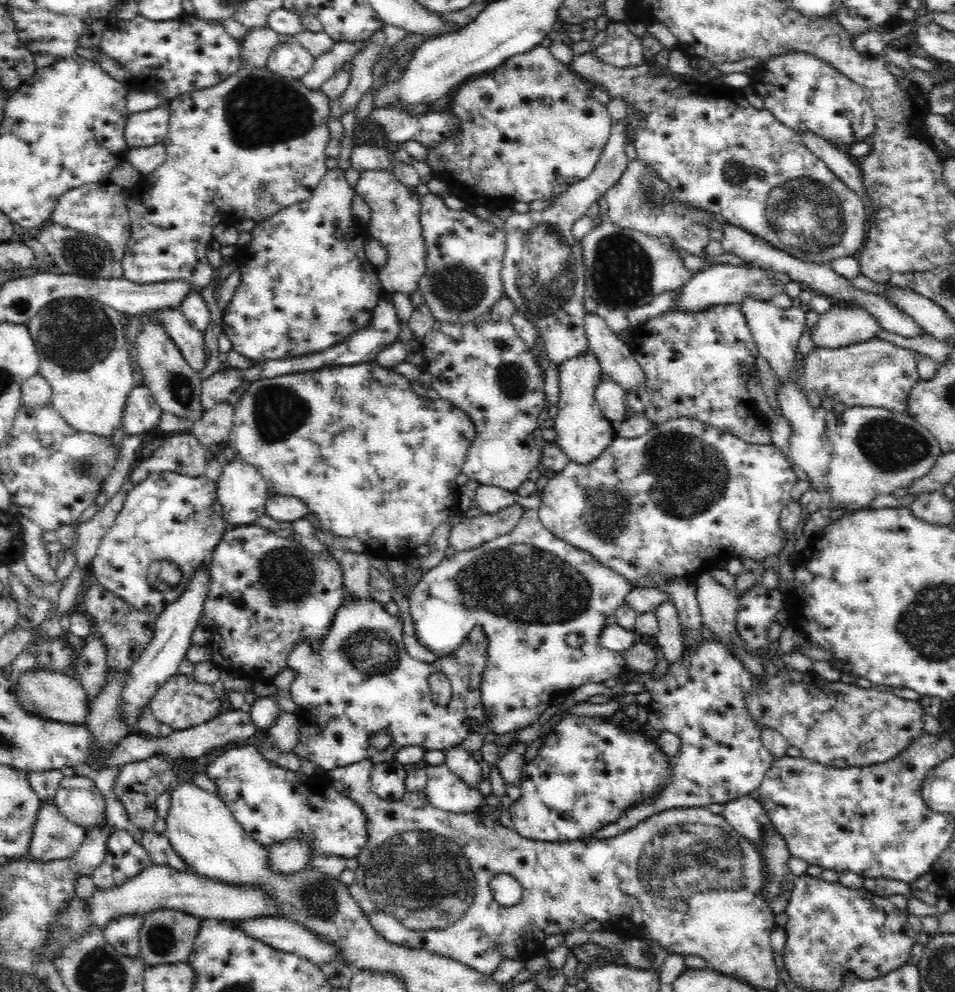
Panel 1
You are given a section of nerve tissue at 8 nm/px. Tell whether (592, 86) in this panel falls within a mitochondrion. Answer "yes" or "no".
no

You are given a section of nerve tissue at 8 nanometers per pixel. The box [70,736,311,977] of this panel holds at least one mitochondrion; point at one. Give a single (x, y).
(164, 937)

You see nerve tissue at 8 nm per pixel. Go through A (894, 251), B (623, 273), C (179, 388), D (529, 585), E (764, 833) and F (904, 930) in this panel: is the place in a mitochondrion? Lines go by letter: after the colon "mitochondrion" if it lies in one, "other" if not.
A: other
B: mitochondrion
C: mitochondrion
D: mitochondrion
E: mitochondrion
F: other

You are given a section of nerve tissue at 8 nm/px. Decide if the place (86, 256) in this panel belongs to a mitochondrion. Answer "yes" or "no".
yes

